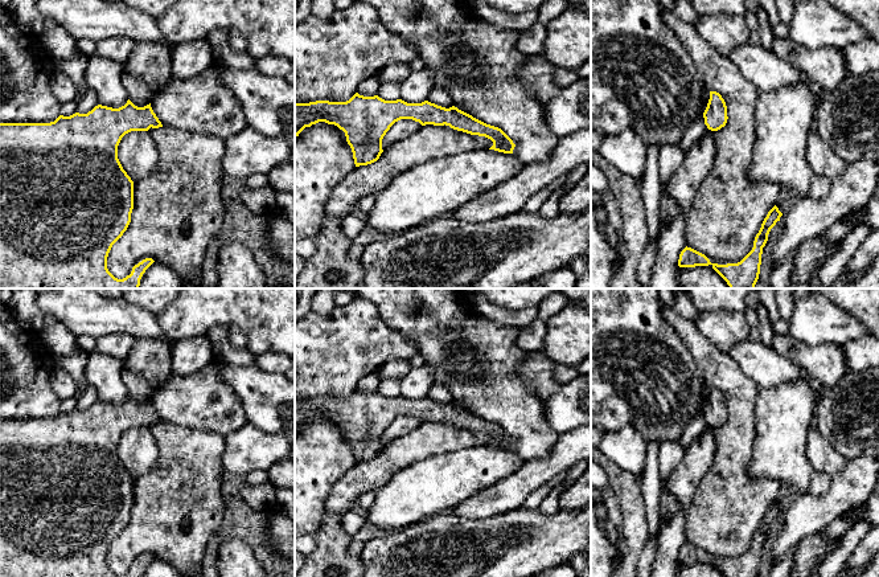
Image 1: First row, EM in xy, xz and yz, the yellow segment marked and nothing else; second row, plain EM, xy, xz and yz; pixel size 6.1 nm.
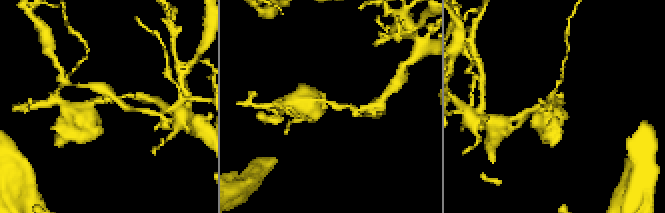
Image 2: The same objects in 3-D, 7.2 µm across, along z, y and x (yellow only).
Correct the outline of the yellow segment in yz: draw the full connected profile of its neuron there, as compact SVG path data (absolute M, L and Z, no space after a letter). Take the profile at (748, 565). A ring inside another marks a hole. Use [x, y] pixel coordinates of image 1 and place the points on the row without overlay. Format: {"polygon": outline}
{"polygon": "M775 502L763 517L761 524L755 533L752 547L738 560L711 560L705 551L686 543L679 551L678 562L695 564L711 561L724 577L757 577L760 570L763 544L768 537L771 525L777 517L780 517L781 512L783 510Z"}

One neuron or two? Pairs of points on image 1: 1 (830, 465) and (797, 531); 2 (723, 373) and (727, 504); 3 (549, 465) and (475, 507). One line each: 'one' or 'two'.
1: two
2: one
3: one

